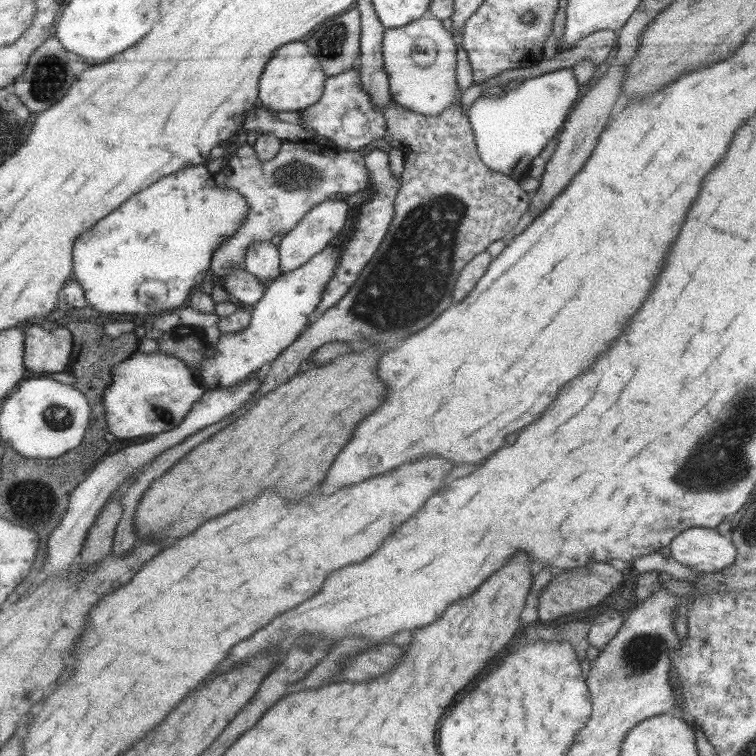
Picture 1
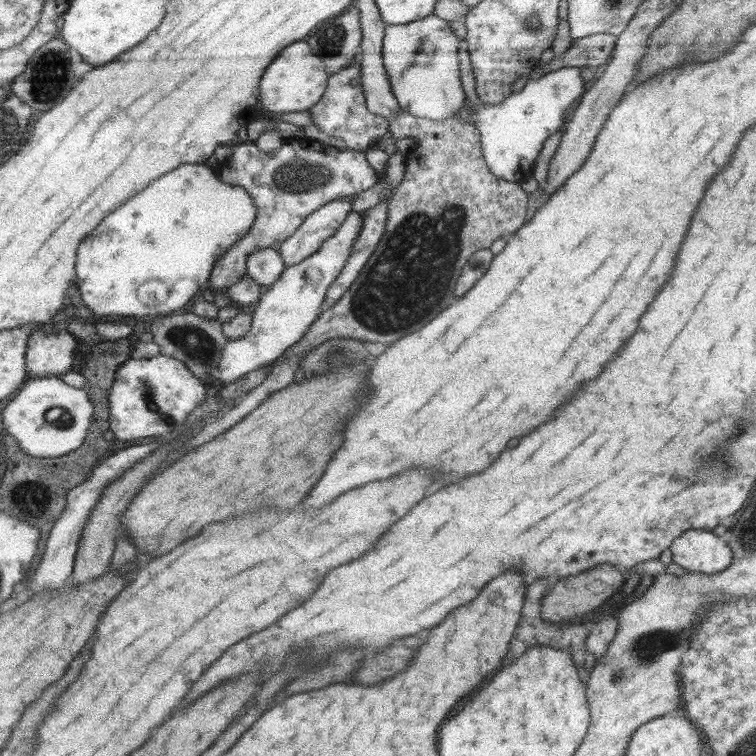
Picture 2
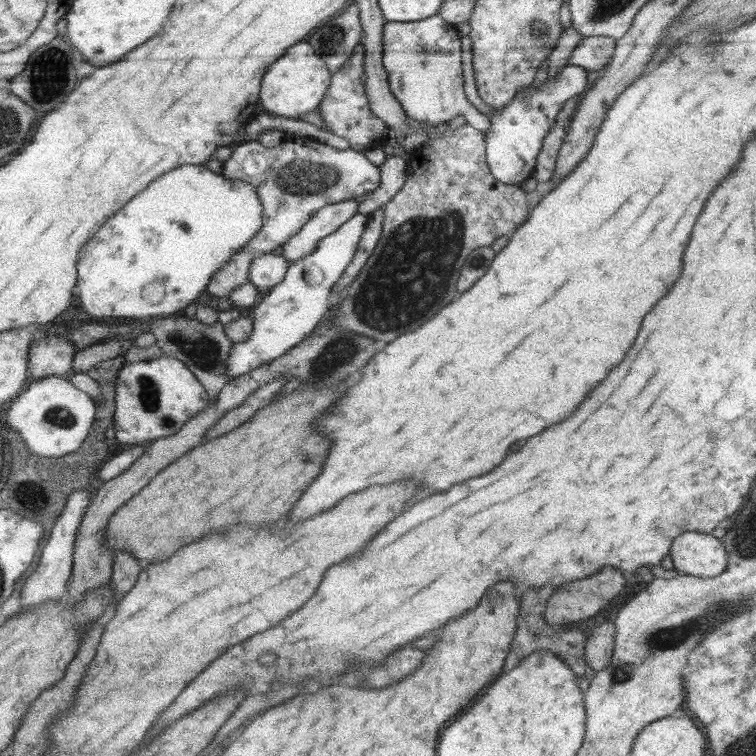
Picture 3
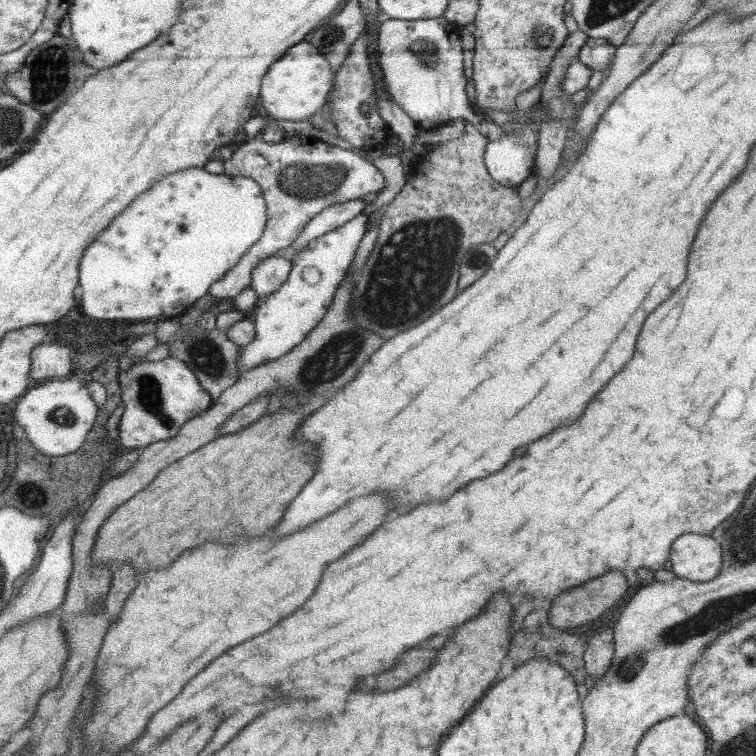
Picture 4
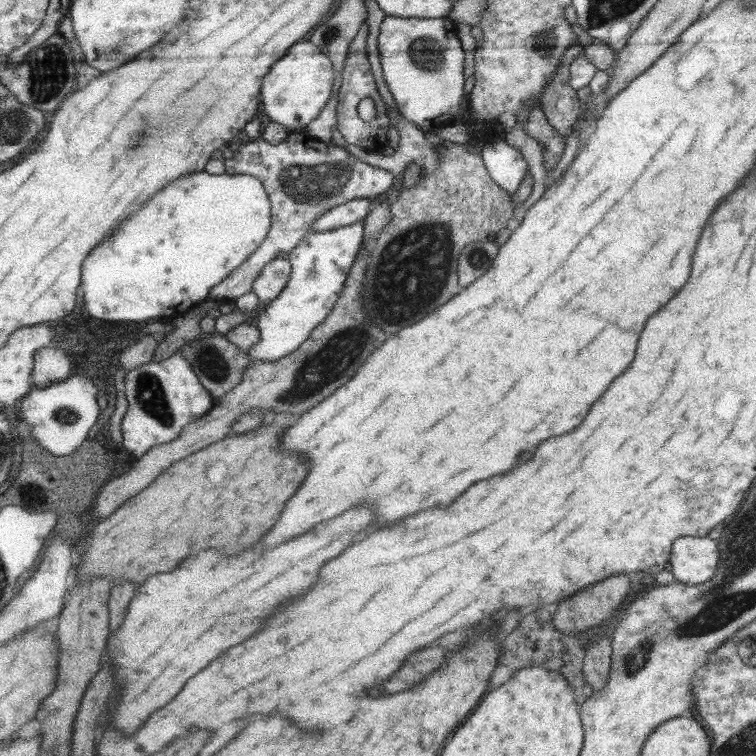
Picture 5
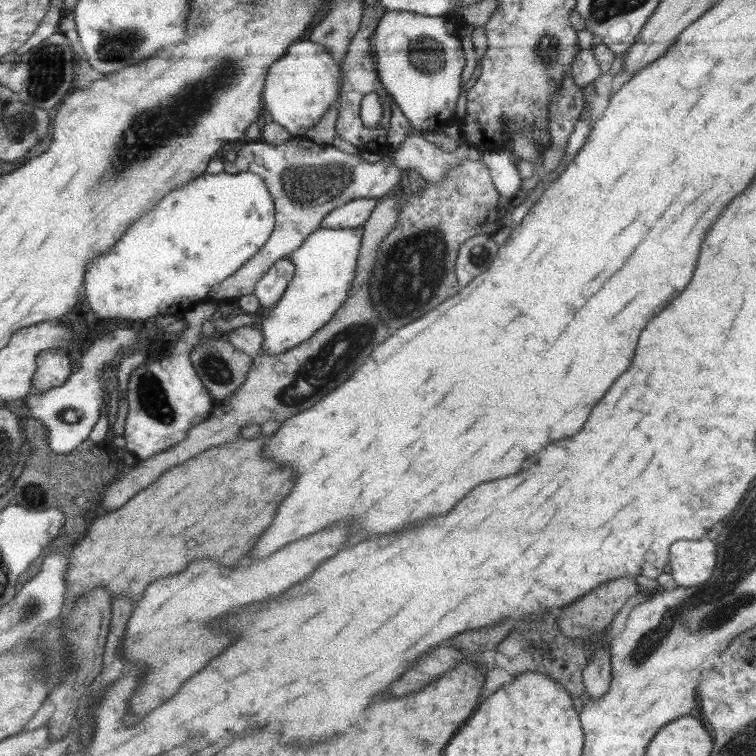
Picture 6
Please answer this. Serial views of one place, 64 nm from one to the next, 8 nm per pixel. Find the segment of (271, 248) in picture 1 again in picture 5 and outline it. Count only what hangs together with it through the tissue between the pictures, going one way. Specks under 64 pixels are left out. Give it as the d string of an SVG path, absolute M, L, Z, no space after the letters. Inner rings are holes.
M278 256L269 262L256 277L252 292L262 302L270 302L282 292L290 278L292 267L288 259Z

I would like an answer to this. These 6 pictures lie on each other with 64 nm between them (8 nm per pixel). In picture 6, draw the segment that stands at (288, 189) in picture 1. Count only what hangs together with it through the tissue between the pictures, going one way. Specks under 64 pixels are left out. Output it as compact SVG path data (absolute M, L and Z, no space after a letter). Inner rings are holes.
M305 135L291 137L284 144L268 144L260 139L253 140L245 144L238 152L234 161L225 161L224 172L236 174L239 172L255 172L267 188L274 201L275 206L275 227L272 234L268 237L265 245L250 260L243 265L232 276L226 280L210 287L207 297L218 303L224 301L237 300L240 296L253 294L256 283L264 276L264 273L277 260L284 256L289 256L300 245L319 228L324 217L336 208L354 199L375 199L381 196L390 195L398 189L402 171L390 161L392 151L383 152L382 159L378 162L369 162L362 159L359 155L352 155L340 151L332 144L318 144Z

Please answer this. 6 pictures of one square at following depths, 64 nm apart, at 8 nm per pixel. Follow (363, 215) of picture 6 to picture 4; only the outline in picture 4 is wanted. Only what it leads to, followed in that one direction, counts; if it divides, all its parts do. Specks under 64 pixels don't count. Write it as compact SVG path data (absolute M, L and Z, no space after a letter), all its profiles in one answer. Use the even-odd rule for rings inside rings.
M356 199L333 204L325 208L322 212L316 214L305 226L303 232L296 237L295 242L291 244L291 248L288 251L288 256L303 249L309 243L309 240L336 230L336 228L344 226L344 224L350 222L353 218L360 216L365 205L365 199Z

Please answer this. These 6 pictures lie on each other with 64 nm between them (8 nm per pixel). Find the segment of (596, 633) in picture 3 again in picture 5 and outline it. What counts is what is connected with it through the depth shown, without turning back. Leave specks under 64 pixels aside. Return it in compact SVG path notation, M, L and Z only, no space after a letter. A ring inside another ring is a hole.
M602 637L597 643L590 646L584 656L583 677L594 691L604 688L608 682L611 656L611 638L608 637Z

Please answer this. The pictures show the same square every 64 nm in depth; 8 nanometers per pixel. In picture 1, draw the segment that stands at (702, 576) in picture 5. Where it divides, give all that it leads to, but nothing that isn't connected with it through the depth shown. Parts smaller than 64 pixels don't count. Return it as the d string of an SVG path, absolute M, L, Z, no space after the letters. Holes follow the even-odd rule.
M693 527L677 535L669 545L671 558L694 572L716 573L736 562L738 551L730 538L710 528Z

